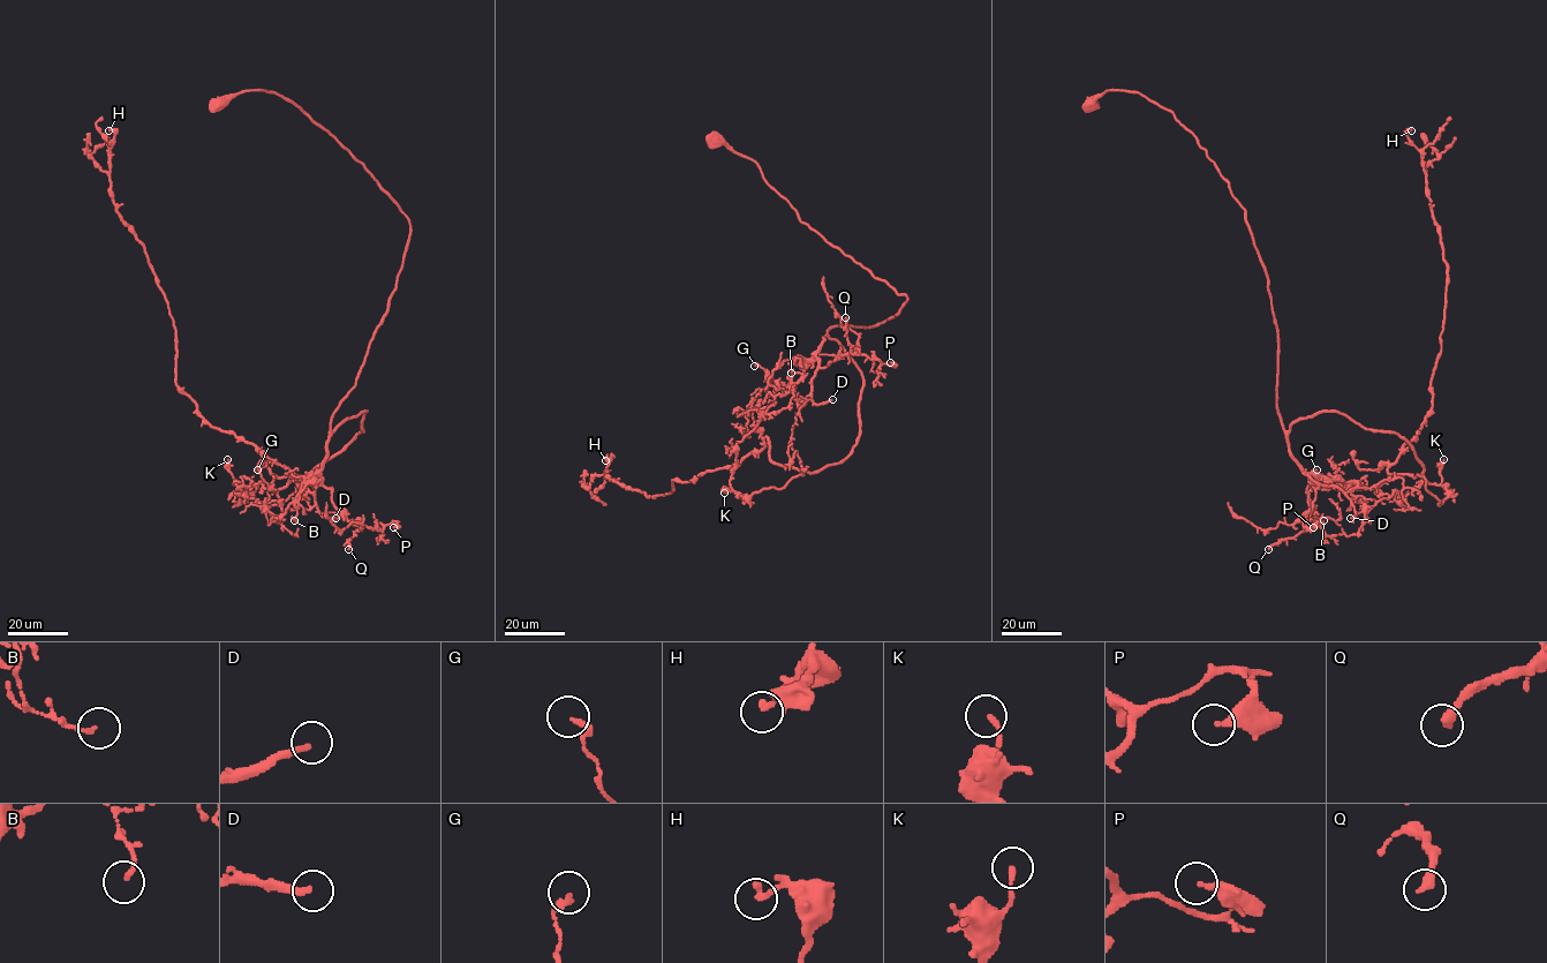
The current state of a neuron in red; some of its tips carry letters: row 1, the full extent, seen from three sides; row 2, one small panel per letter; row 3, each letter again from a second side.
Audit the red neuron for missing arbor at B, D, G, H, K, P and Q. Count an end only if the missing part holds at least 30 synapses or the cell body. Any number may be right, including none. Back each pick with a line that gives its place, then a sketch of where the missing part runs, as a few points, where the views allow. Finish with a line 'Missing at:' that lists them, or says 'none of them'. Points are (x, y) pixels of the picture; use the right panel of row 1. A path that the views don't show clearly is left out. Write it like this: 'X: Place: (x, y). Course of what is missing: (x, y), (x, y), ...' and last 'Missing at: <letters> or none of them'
D: Place: (1350, 518). Course of what is missing: (1350, 518), (1349, 514), (1365, 511), (1370, 505), (1370, 514), (1387, 517), (1409, 494), (1423, 488)
Missing at: D

